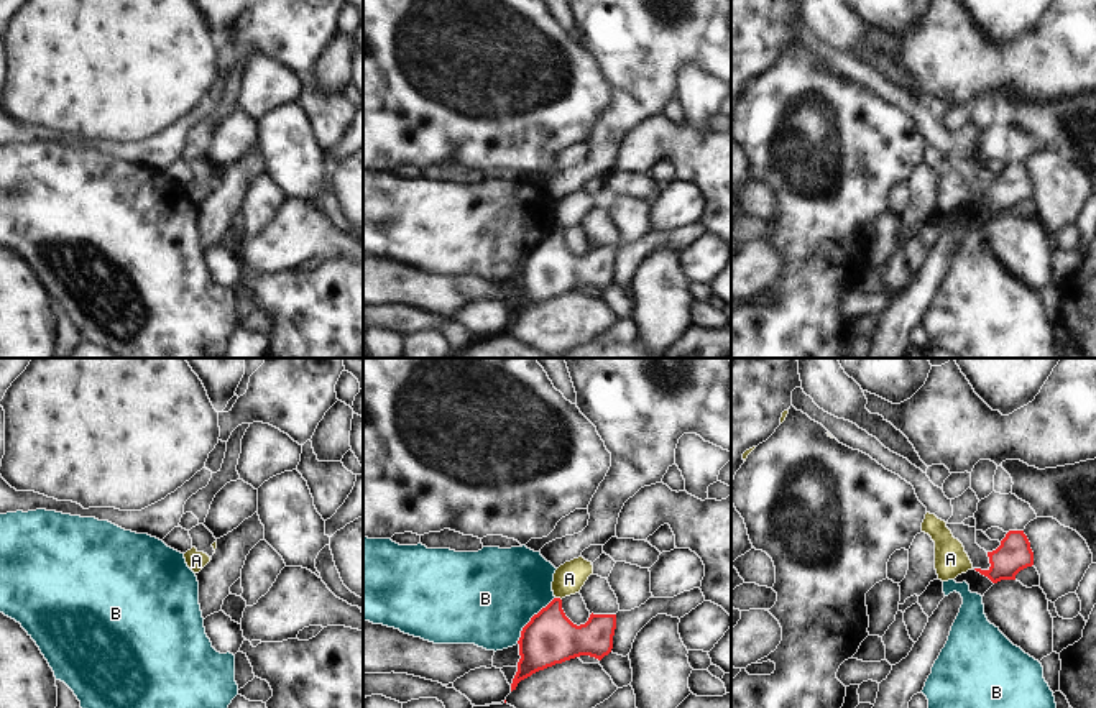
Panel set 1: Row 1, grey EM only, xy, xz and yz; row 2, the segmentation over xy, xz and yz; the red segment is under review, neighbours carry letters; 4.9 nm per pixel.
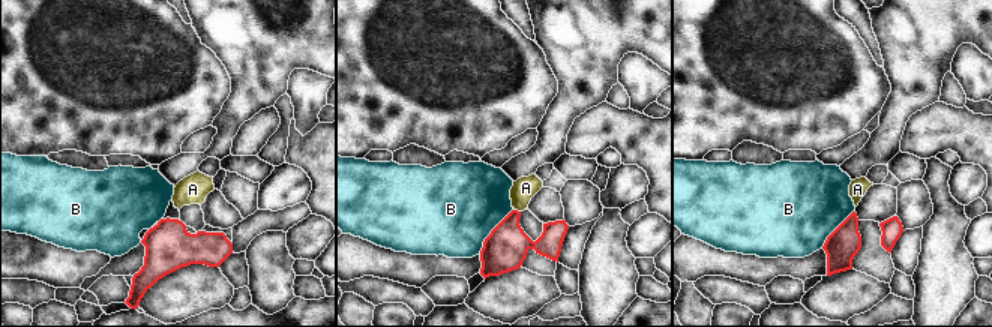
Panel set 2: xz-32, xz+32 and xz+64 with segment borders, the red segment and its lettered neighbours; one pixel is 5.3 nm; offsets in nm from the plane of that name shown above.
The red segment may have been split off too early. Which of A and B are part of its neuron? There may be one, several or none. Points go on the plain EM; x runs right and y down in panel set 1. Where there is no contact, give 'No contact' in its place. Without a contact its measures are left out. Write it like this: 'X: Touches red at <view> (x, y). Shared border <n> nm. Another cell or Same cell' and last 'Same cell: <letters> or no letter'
A: Touches red at xz (559, 230). Shared border 40 nm. Another cell
B: Touches red at xz (531, 252). Shared border 300 nm. Another cell
Same cell: no letter

